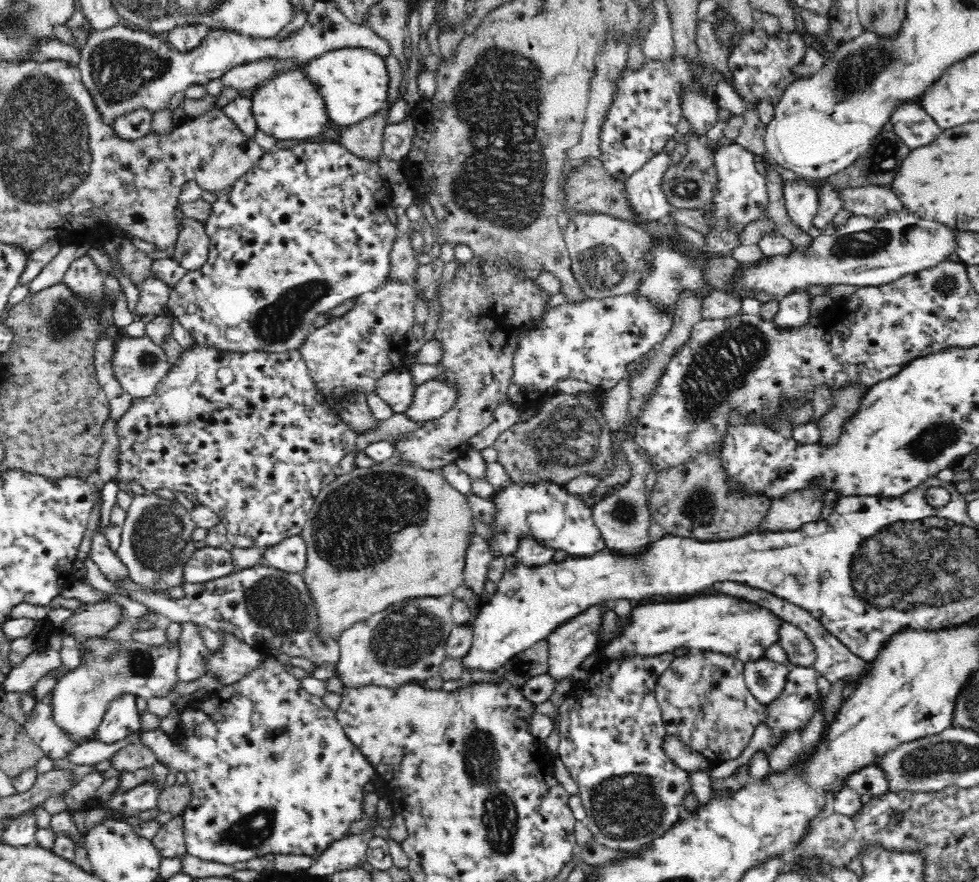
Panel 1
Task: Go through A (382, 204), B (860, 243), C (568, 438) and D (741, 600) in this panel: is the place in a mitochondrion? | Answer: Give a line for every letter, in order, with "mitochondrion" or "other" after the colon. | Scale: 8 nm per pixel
A: other
B: mitochondrion
C: mitochondrion
D: other

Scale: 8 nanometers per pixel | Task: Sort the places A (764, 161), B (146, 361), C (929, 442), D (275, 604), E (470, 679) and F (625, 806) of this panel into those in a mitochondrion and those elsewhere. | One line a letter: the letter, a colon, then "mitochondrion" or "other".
A: other
B: mitochondrion
C: mitochondrion
D: mitochondrion
E: other
F: mitochondrion

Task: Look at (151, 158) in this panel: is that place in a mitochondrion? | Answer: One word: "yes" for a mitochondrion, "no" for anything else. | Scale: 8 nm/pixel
no

